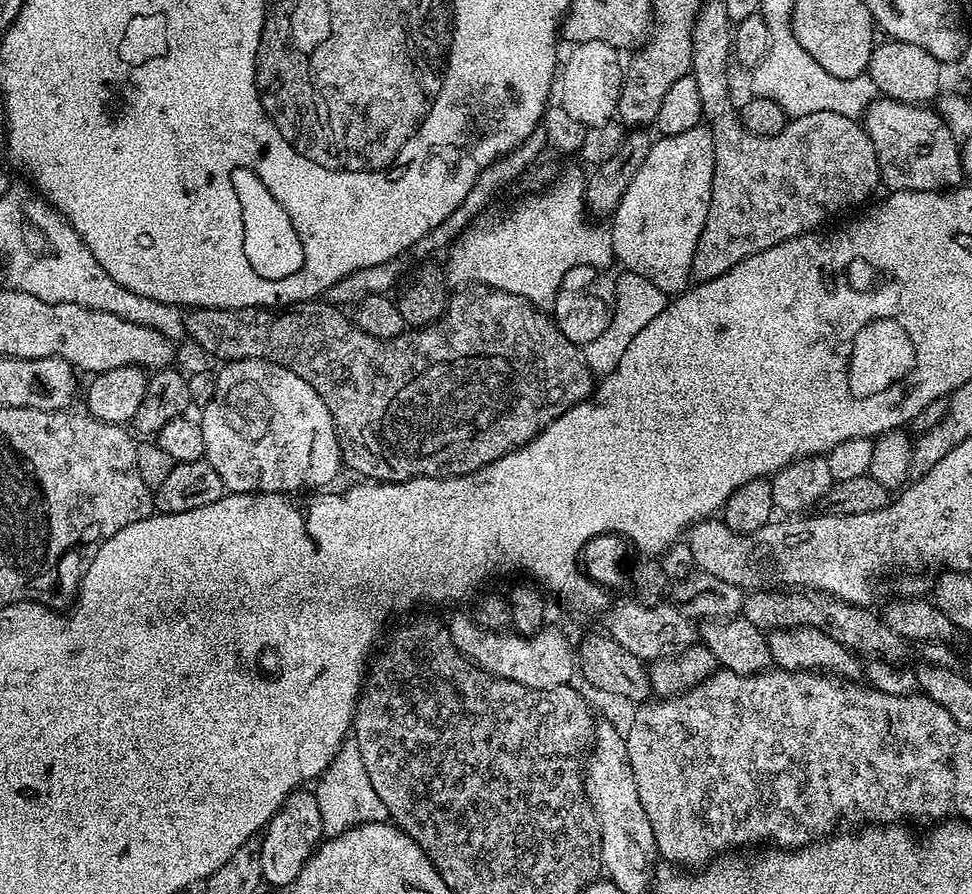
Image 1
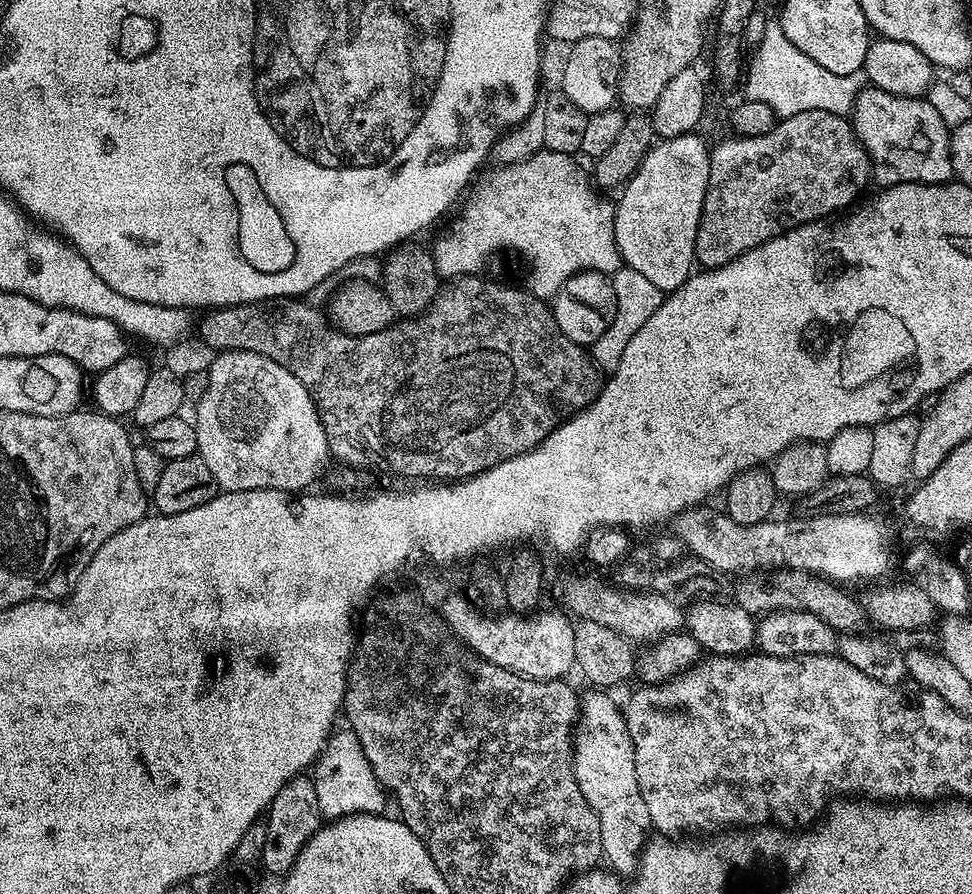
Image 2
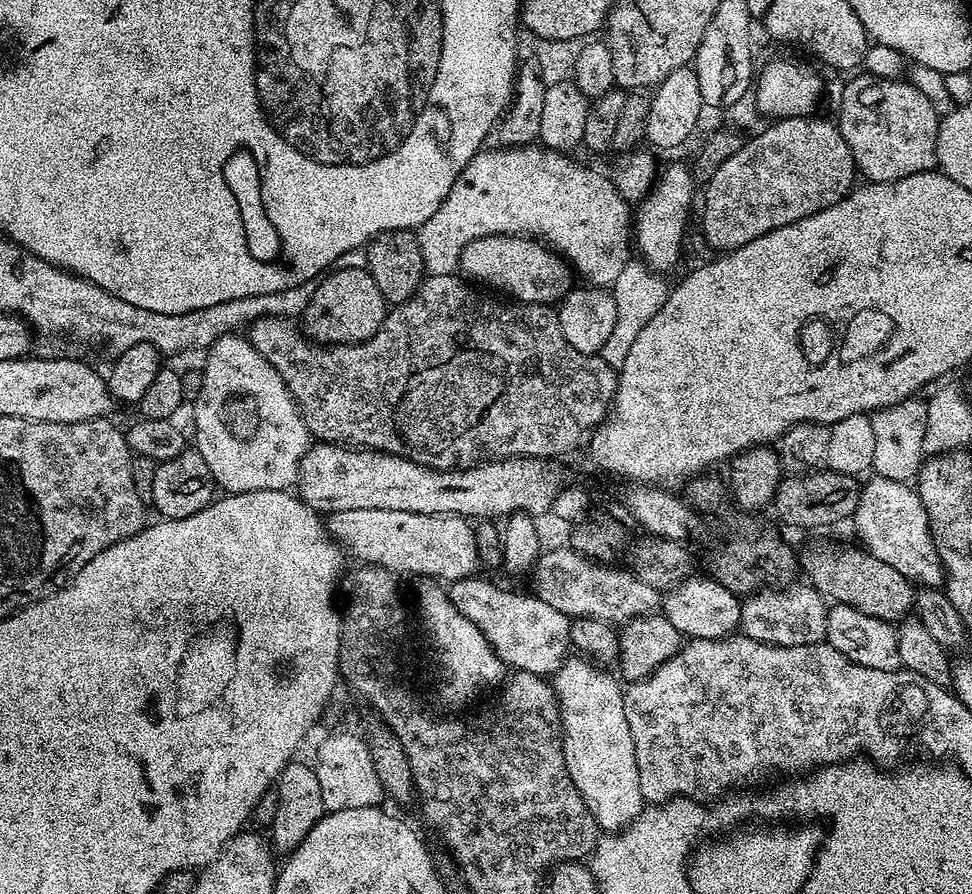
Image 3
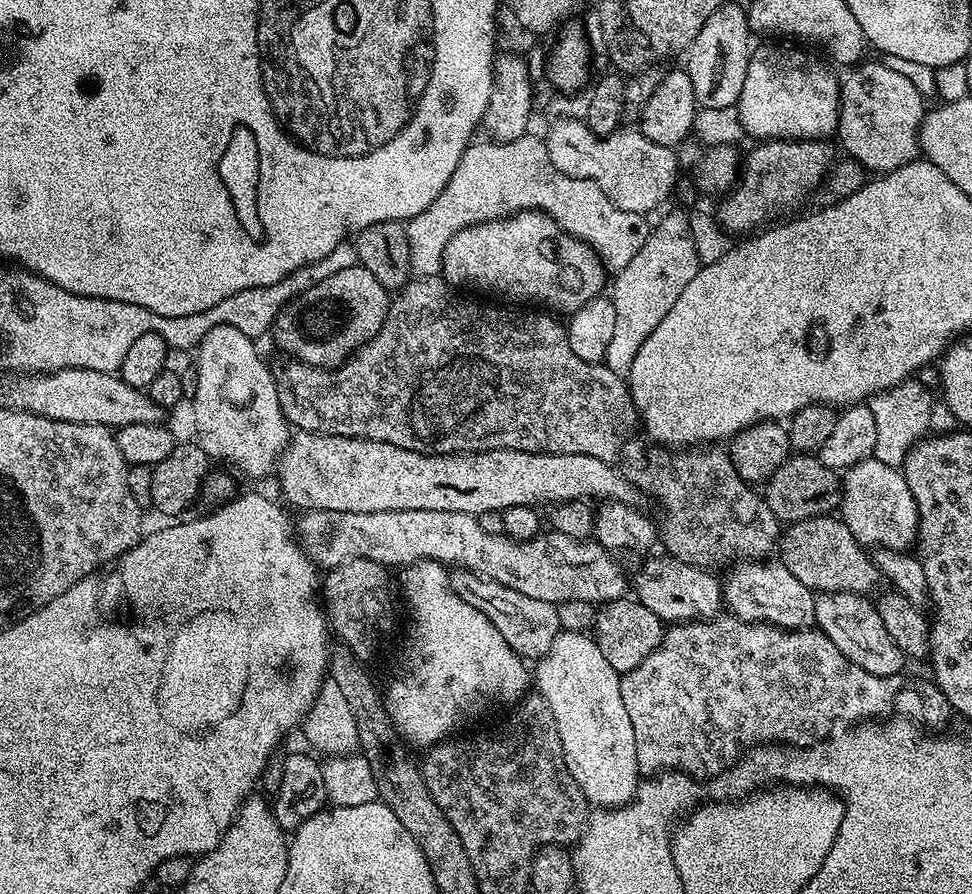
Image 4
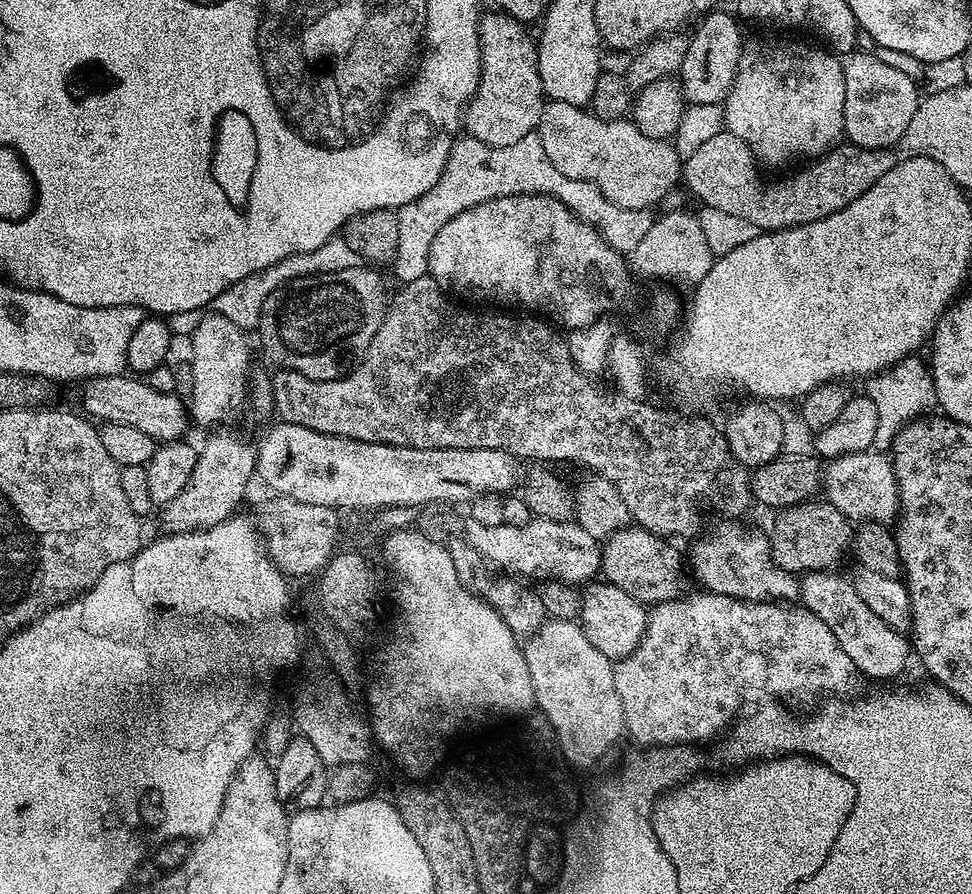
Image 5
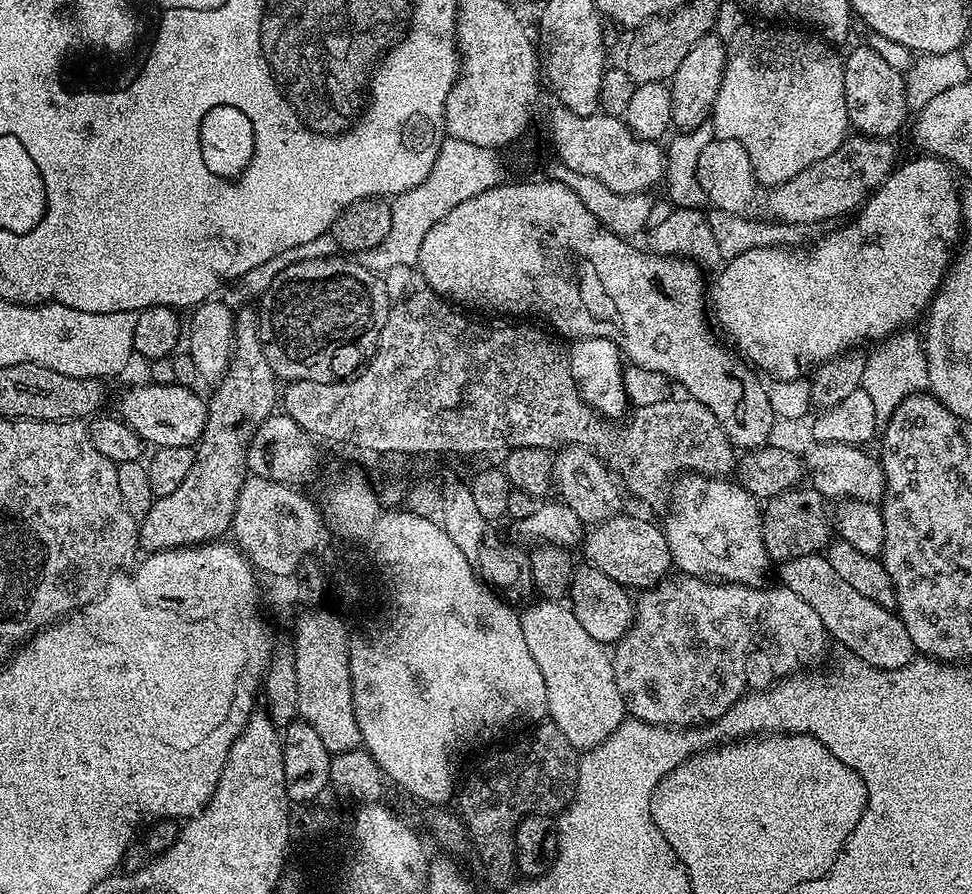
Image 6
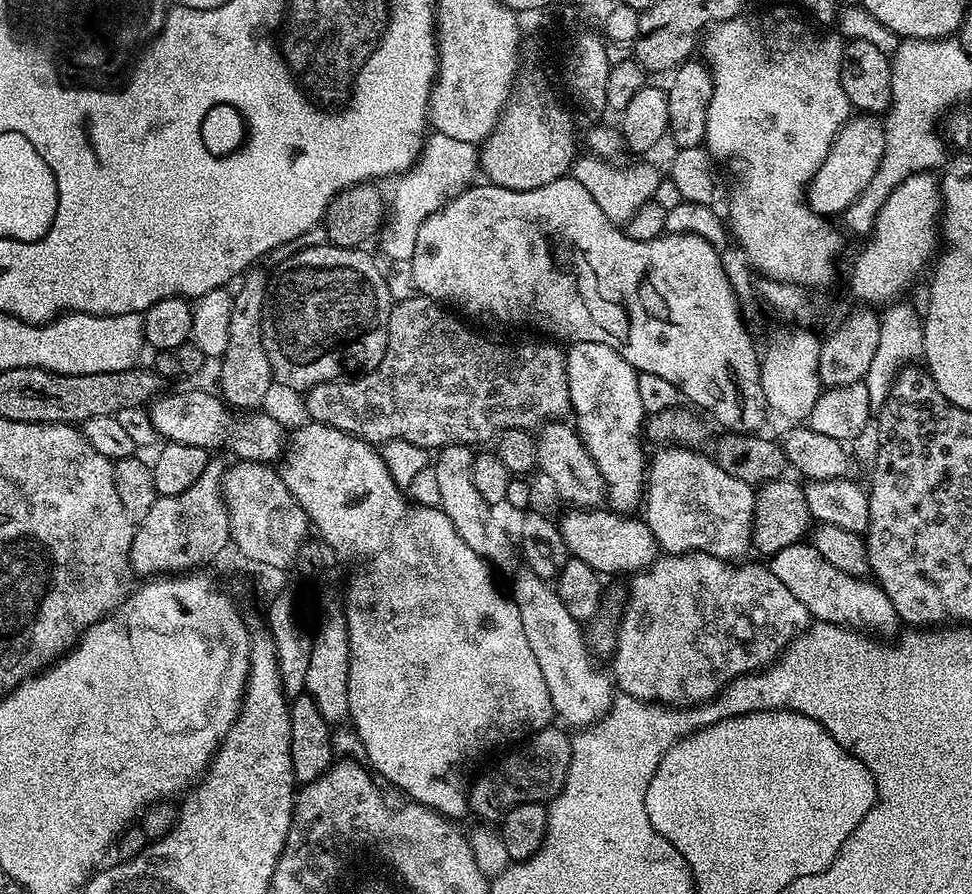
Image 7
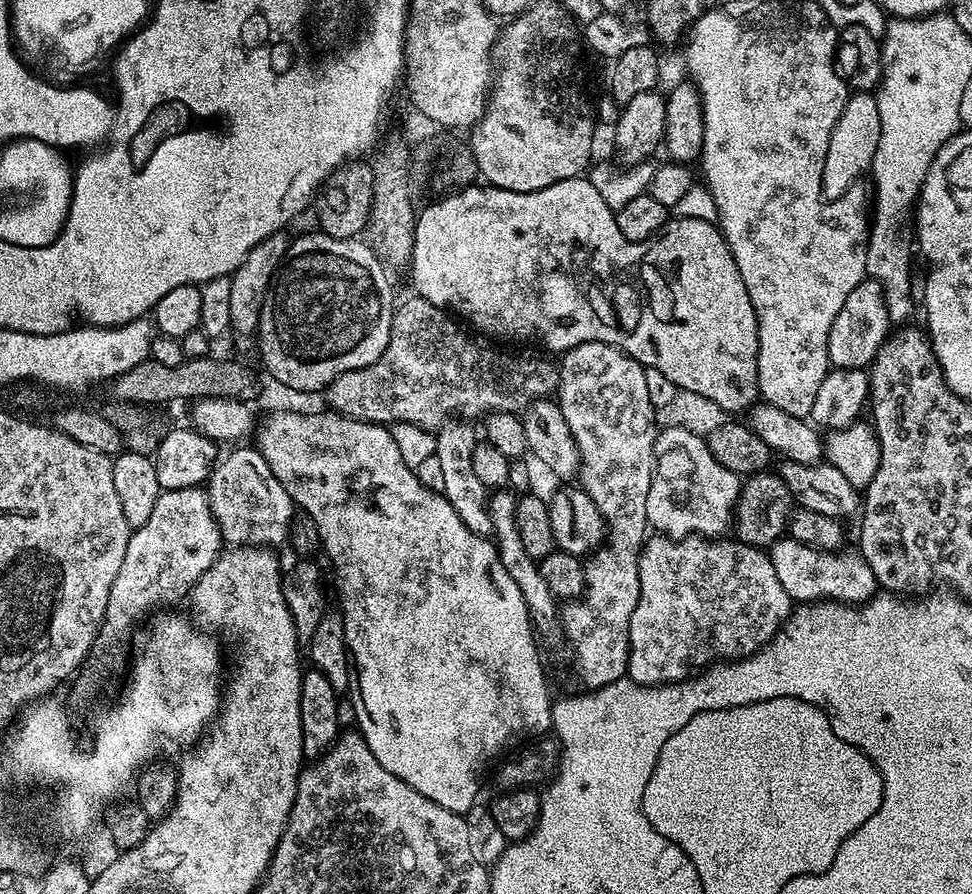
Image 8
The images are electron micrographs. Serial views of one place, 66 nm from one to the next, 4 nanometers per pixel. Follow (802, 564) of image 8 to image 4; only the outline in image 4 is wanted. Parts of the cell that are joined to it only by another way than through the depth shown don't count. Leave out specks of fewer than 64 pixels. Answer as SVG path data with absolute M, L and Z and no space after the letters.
M854 592L821 593L816 596L815 625L827 634L834 646L855 665L878 677L897 675L903 671L905 654L884 627L875 603L865 595Z

